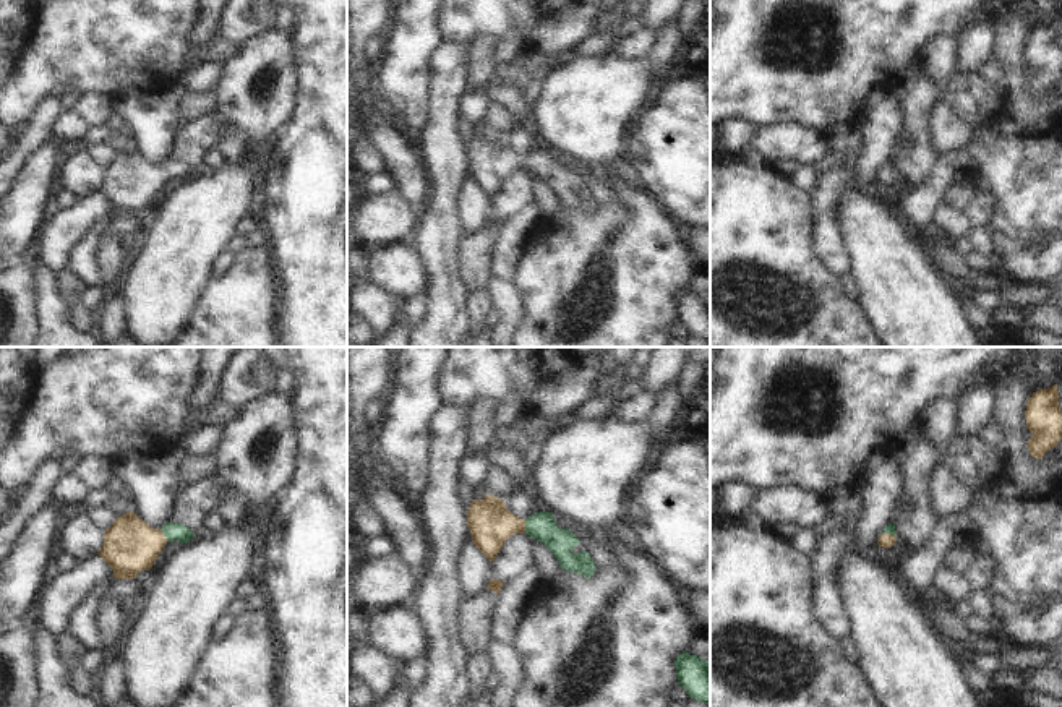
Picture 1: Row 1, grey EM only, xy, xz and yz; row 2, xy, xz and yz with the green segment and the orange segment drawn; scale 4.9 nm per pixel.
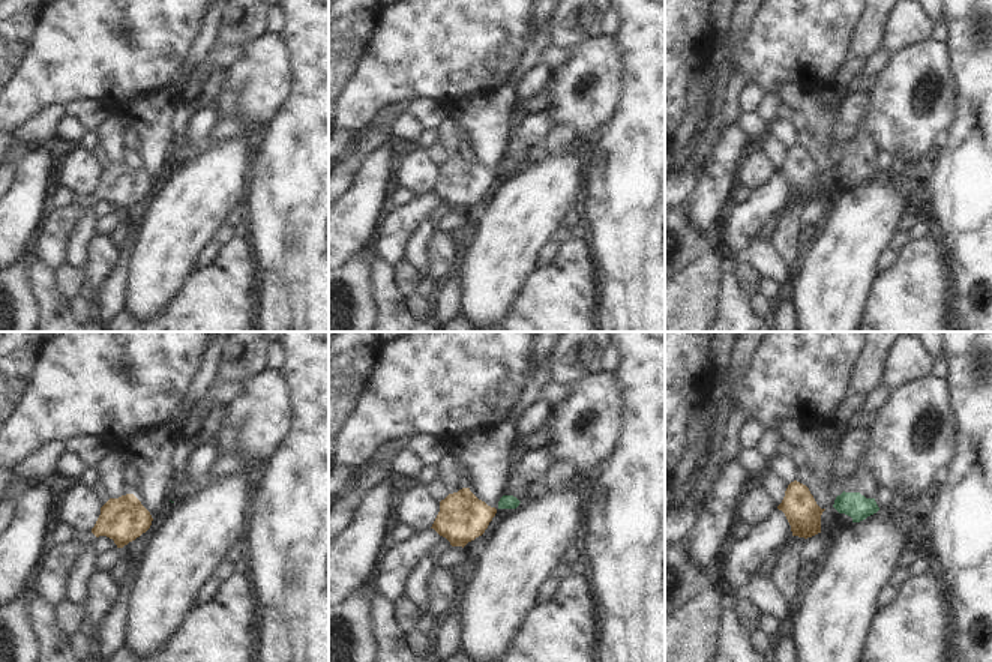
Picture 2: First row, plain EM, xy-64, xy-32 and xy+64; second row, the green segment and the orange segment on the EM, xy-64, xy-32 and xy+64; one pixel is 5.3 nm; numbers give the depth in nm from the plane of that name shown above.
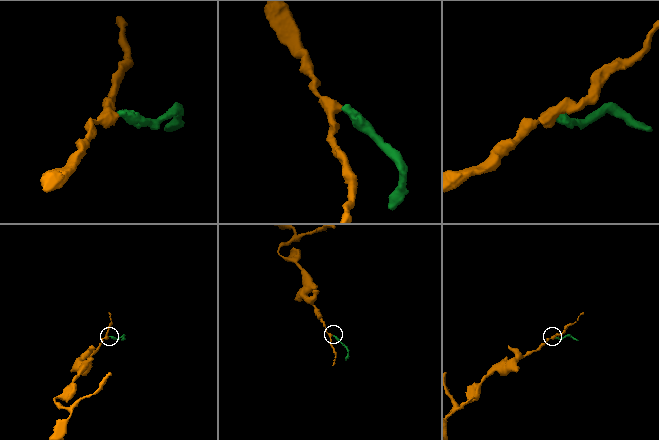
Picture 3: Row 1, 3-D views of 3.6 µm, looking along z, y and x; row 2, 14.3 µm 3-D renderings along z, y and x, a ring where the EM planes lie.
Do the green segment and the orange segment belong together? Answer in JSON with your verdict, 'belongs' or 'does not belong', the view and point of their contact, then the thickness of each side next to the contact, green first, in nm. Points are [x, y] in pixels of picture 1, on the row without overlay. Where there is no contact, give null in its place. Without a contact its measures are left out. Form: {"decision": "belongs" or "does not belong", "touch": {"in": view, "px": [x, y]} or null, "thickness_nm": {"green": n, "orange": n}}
{"decision": "belongs", "touch": {"in": "xz", "px": [526, 162]}, "thickness_nm": {"green": 140, "orange": 220}}

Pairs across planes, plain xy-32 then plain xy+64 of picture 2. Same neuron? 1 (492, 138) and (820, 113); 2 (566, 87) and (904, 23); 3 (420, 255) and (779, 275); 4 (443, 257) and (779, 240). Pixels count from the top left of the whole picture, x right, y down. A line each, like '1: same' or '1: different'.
1: same
2: different
3: same
4: same

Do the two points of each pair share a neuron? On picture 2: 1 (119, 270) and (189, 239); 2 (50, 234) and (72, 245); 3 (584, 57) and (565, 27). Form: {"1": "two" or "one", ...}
{"1": "two", "2": "two", "3": "two"}

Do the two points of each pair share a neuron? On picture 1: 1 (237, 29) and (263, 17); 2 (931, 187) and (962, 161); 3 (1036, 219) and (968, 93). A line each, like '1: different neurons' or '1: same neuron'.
1: same neuron
2: same neuron
3: different neurons

